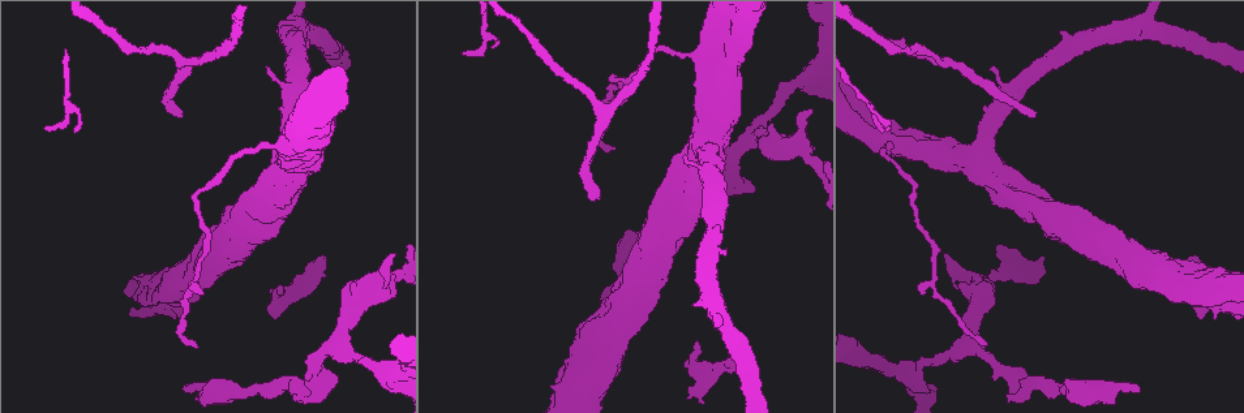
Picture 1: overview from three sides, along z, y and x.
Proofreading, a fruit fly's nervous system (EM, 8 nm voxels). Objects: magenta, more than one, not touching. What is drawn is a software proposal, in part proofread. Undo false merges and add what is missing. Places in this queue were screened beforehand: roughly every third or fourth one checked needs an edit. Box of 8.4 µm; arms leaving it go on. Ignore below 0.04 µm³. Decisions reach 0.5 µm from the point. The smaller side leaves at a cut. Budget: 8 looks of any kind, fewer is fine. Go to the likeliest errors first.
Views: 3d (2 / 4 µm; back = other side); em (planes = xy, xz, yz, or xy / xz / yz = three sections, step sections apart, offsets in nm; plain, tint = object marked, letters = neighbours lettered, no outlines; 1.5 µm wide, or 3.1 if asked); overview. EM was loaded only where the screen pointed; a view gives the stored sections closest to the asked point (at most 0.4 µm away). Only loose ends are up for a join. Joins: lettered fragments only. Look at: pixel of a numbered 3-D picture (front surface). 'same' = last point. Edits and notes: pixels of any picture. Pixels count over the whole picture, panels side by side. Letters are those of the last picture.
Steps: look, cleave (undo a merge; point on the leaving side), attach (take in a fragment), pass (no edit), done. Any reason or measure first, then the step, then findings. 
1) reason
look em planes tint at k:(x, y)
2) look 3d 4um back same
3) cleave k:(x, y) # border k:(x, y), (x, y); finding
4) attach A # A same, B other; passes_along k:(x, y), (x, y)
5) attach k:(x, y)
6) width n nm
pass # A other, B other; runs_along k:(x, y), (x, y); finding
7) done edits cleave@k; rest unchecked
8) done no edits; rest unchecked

four arms meet
look em planes letters at 1:(904, 145)

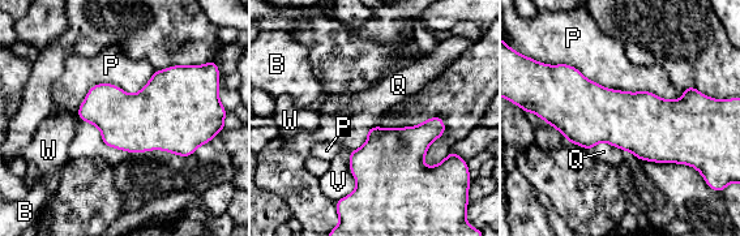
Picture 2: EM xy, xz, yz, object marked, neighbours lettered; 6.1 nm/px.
pass # B other, P other, Q other, V other, W other; one cell here

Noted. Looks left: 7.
branch stops here
look 3d 2um at 1:(1194, 257)

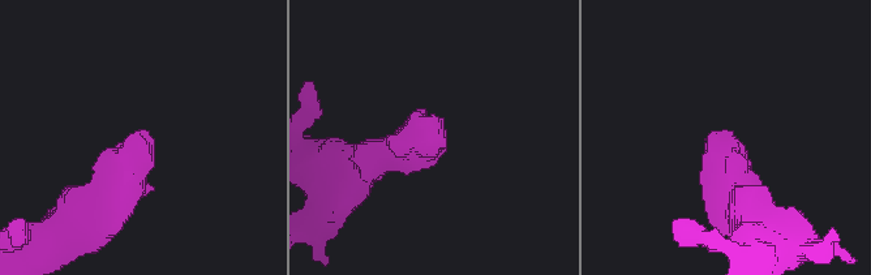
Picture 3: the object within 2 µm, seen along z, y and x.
shape alone is not enough
look em yz step 8 letters at 3:(146, 131)

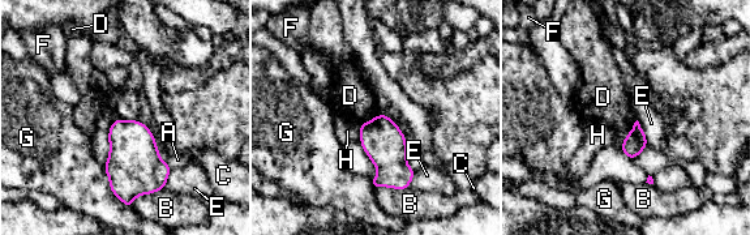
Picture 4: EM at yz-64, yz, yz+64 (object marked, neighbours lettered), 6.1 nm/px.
pass # A other, B other, C other, D other, E other, F other, G other, H other; border 4:(637, 120), (620, 149); no lettered fragment goes on from it

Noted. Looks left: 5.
an open end
look 3d 4um back at 1:(185, 387)

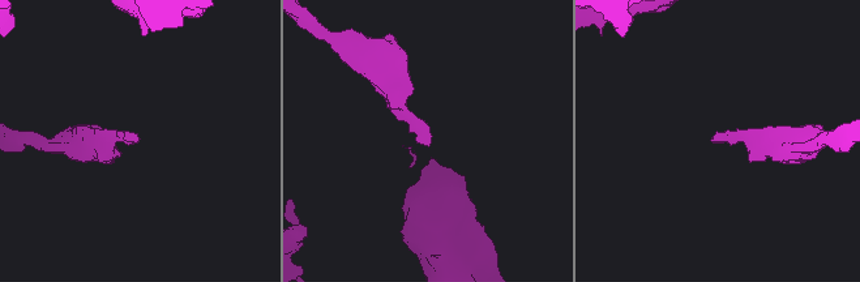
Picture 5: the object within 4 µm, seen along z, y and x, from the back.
shape alone is not enough
look em planes letters at 5:(711, 138)

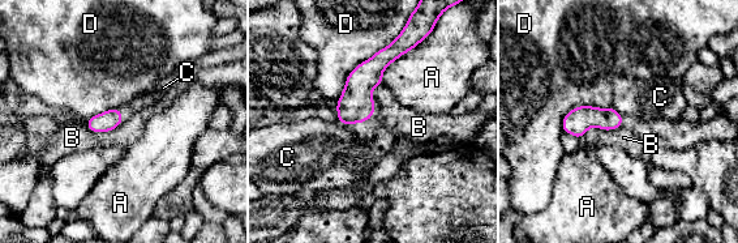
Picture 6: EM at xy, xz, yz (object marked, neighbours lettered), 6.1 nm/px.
pass # A other, B other, C other, D other; border 6:(612, 105), (622, 116); none of them fits

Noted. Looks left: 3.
done no edits; rest unchecked

